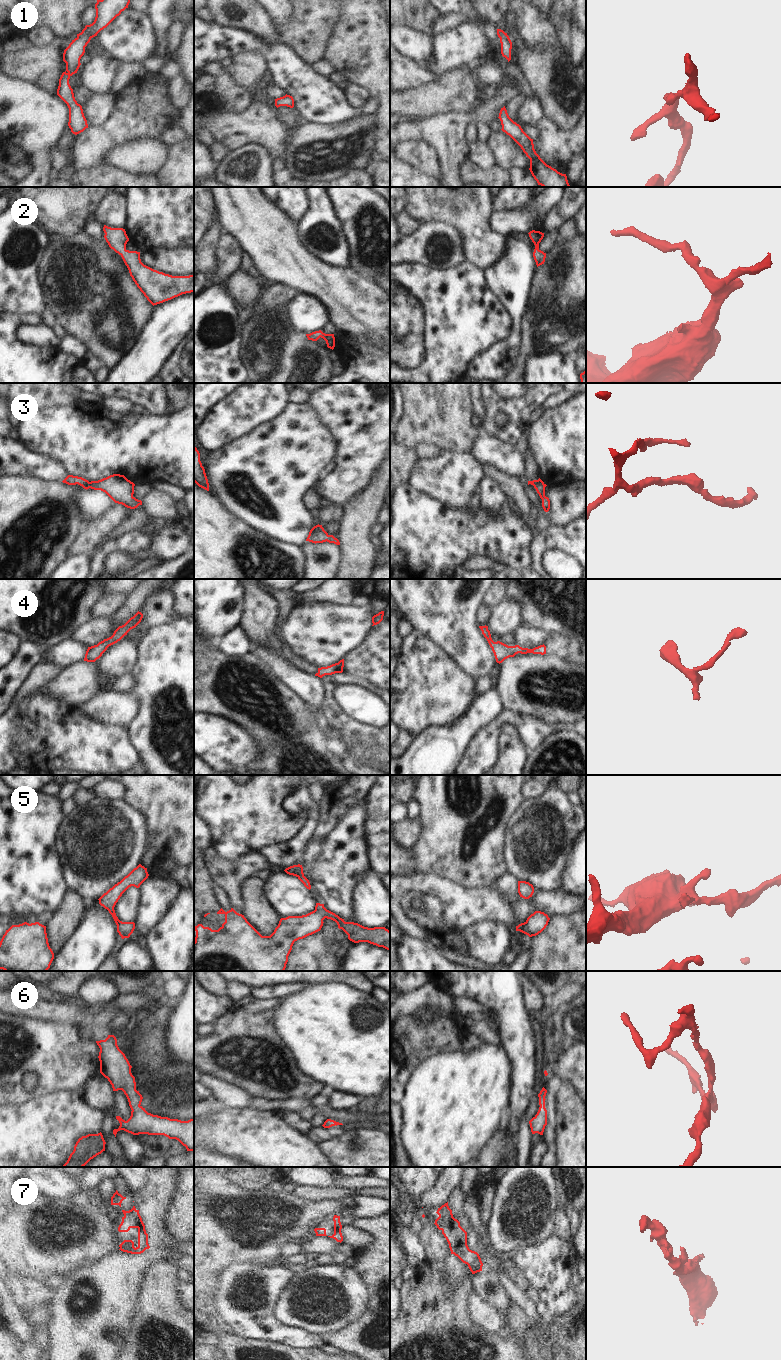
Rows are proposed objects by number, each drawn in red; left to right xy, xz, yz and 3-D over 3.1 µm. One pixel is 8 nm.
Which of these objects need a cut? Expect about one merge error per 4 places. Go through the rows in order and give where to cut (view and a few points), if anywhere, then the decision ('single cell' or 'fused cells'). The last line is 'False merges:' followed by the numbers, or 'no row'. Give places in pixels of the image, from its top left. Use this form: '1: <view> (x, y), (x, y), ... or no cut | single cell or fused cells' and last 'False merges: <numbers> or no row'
1: no cut | single cell
2: no cut | single cell
3: no cut | single cell
4: no cut | single cell
5: no cut | single cell
6: no cut | single cell
7: no cut | single cell
False merges: no row

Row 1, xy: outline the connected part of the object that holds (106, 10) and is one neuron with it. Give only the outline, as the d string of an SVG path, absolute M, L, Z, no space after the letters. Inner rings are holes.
M97 0L94 22L86 25L82 32L77 34L77 37L64 50L63 61L66 63L66 71L62 73L59 79L57 95L69 108L68 126L75 135L88 128L88 124L82 106L75 100L69 79L73 74L77 73L81 65L80 59L84 55L85 47L90 40L128 8L129 3L130 0Z

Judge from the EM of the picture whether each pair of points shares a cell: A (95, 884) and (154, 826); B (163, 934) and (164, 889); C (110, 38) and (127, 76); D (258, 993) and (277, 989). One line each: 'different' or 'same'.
A: different
B: different
C: different
D: same

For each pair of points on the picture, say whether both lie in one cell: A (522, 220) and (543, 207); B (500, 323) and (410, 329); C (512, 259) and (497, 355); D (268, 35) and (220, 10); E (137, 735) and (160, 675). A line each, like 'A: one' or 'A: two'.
A: one
B: one
C: one
D: one
E: one

